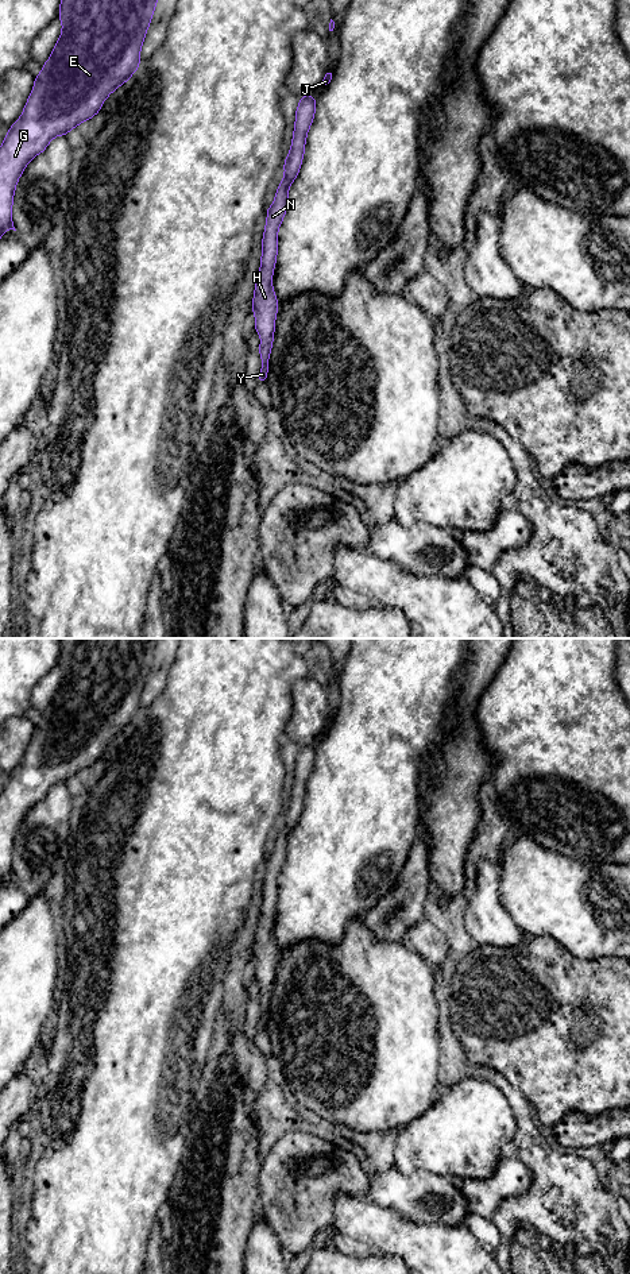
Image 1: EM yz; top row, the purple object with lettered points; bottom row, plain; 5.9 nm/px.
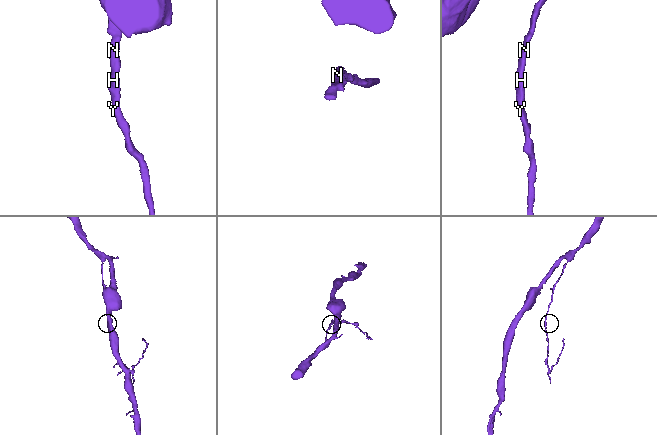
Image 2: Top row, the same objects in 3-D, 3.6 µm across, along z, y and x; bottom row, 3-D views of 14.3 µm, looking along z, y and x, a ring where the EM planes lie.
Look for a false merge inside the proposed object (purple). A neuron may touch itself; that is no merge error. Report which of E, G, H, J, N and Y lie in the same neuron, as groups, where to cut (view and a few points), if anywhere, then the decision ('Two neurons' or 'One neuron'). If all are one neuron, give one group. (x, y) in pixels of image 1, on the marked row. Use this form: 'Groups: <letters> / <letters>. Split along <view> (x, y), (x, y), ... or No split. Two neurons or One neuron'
Groups: E G H J N Y. No split. One neuron

